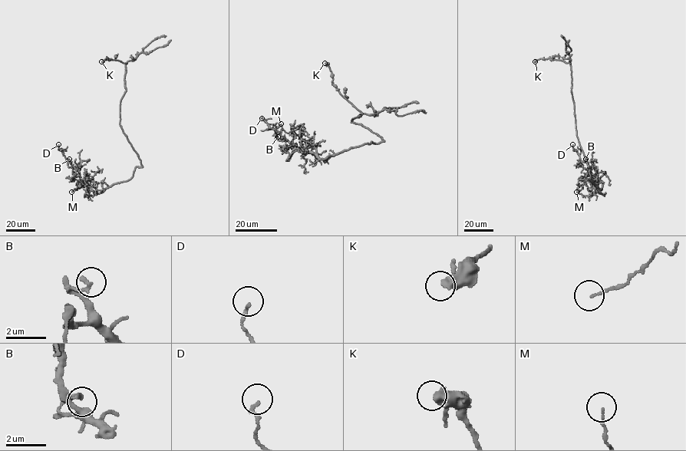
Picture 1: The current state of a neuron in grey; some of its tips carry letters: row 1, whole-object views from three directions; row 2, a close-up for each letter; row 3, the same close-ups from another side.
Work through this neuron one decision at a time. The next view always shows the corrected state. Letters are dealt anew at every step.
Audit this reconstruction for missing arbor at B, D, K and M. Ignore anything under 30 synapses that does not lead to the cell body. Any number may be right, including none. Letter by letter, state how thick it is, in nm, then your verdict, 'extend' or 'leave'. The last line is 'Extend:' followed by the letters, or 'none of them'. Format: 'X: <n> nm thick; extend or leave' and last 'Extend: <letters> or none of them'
B: 200 nm thick; leave
D: 140 nm thick; leave
K: 360 nm thick; leave
M: 90 nm thick; leave
Extend: none of them

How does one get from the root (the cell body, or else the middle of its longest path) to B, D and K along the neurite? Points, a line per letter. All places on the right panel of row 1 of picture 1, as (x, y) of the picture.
B: (582, 151), (590, 166), (590, 179), (600, 192), (596, 190), (594, 176), (588, 169), (585, 159)
D: (582, 151), (590, 166), (590, 179), (600, 192), (596, 190), (588, 164), (581, 160), (572, 144)
K: (582, 151), (576, 135), (570, 64), (549, 58), (535, 61)

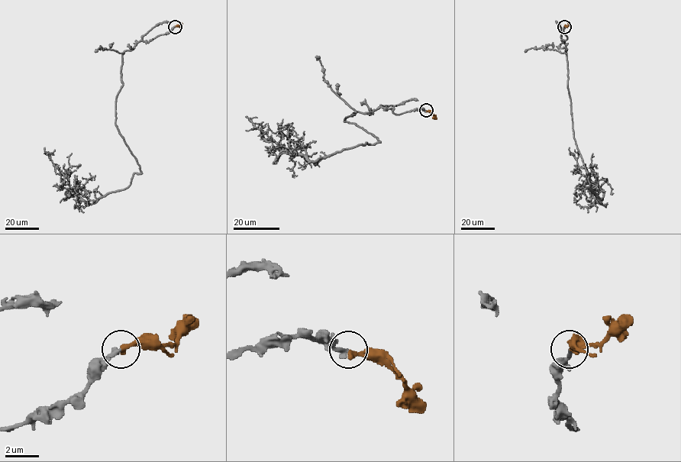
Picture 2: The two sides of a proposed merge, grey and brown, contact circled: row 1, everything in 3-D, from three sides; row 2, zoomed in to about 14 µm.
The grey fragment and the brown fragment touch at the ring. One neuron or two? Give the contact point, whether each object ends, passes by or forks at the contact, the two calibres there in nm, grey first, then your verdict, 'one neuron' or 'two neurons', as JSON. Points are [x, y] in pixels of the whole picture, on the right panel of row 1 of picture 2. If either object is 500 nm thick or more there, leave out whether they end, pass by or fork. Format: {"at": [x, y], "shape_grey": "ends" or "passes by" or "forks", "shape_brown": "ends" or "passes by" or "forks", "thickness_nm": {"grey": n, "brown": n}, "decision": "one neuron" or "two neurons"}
{"at": [564, 27], "shape_grey": "ends", "shape_brown": "ends", "thickness_nm": {"grey": 280, "brown": 320}, "decision": "one neuron"}

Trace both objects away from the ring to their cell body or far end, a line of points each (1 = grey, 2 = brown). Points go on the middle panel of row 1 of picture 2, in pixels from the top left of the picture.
1: (426, 111), (395, 114), (378, 107), (357, 111), (344, 121), (378, 143), (315, 161), (281, 150), (246, 117)
2: (426, 111), (436, 119)

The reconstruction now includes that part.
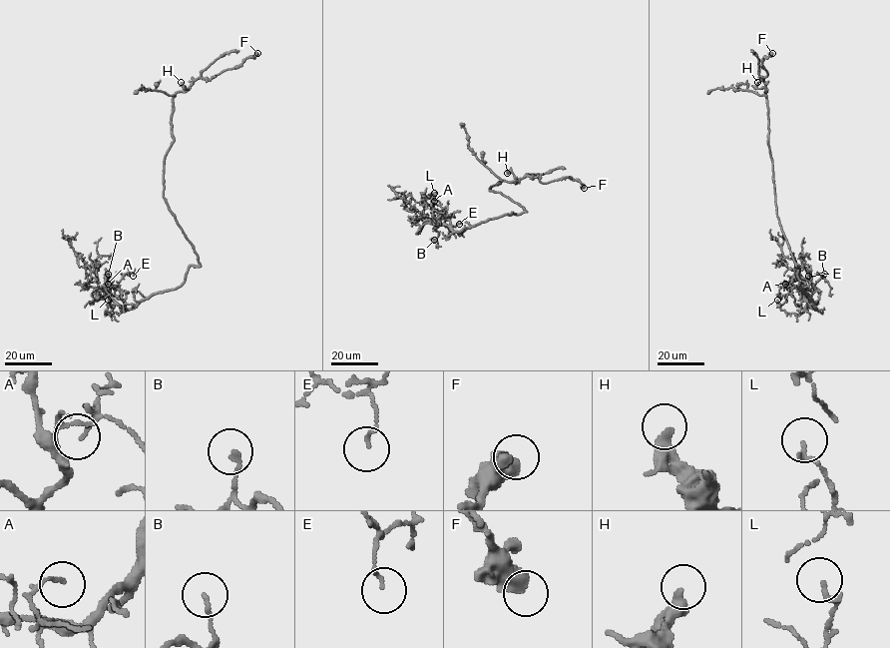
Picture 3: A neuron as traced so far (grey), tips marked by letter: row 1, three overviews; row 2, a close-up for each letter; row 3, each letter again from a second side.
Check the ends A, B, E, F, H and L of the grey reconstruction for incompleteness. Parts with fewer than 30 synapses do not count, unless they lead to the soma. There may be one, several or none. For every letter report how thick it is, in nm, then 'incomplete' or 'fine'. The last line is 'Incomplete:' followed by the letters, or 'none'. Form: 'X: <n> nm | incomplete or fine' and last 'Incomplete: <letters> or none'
A: 90 nm | fine
B: 130 nm | fine
E: 110 nm | fine
F: 600 nm | fine
H: 420 nm | fine
L: 110 nm | fine
Incomplete: none

